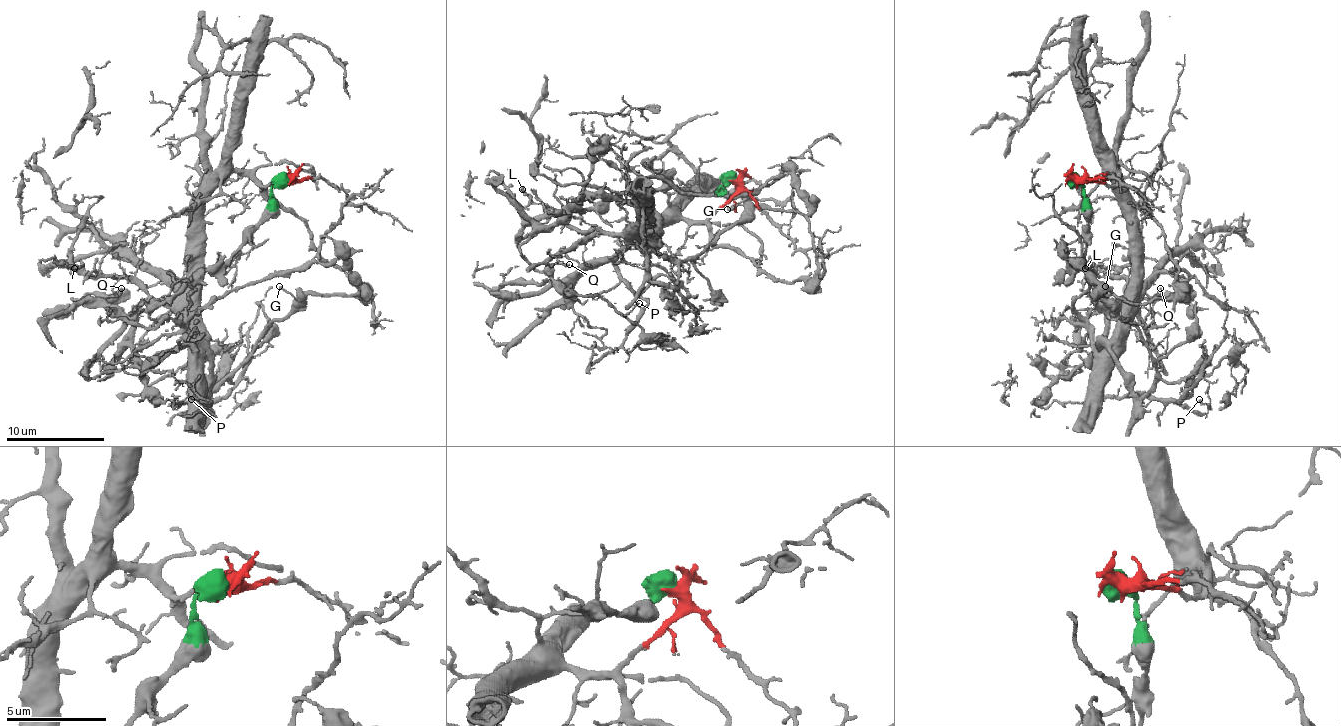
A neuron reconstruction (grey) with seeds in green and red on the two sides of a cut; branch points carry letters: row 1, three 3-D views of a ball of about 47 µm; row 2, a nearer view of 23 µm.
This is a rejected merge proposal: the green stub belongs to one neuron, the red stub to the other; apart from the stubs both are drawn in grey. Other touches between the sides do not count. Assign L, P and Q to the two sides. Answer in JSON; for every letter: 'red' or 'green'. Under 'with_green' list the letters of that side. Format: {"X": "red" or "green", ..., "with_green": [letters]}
{"L": "red", "P": "red", "Q": "green", "with_green": ["Q"]}

